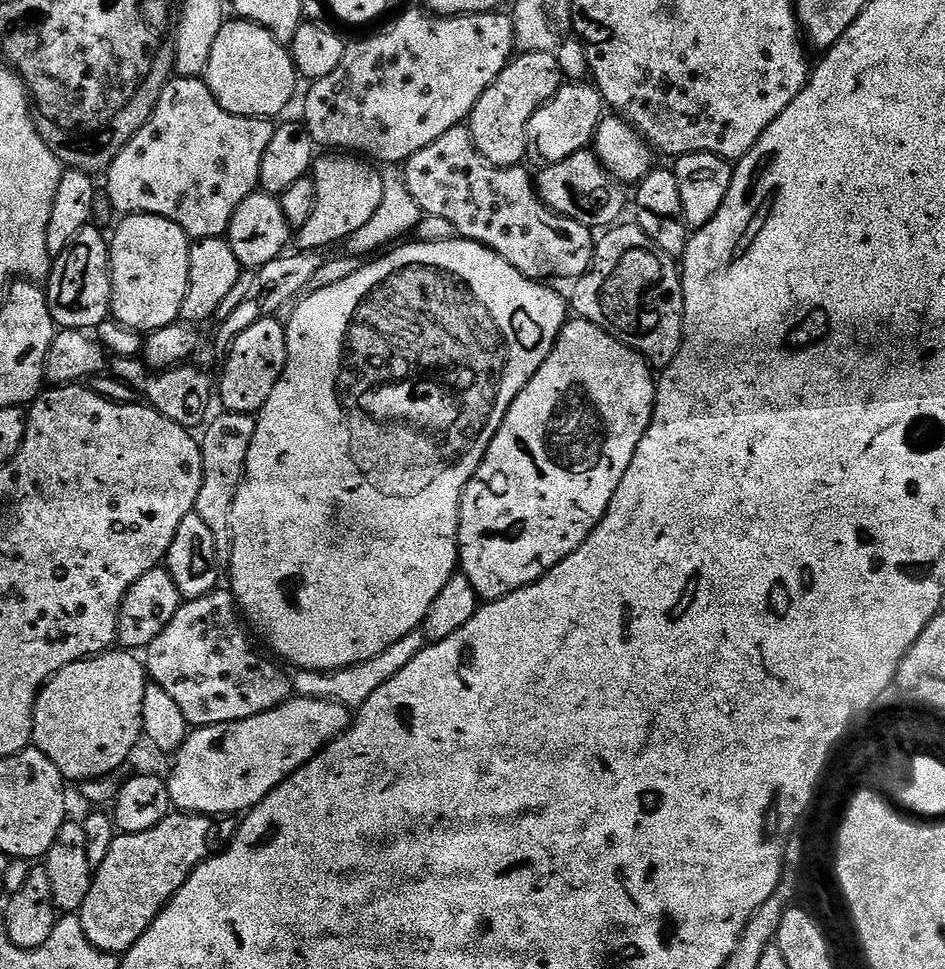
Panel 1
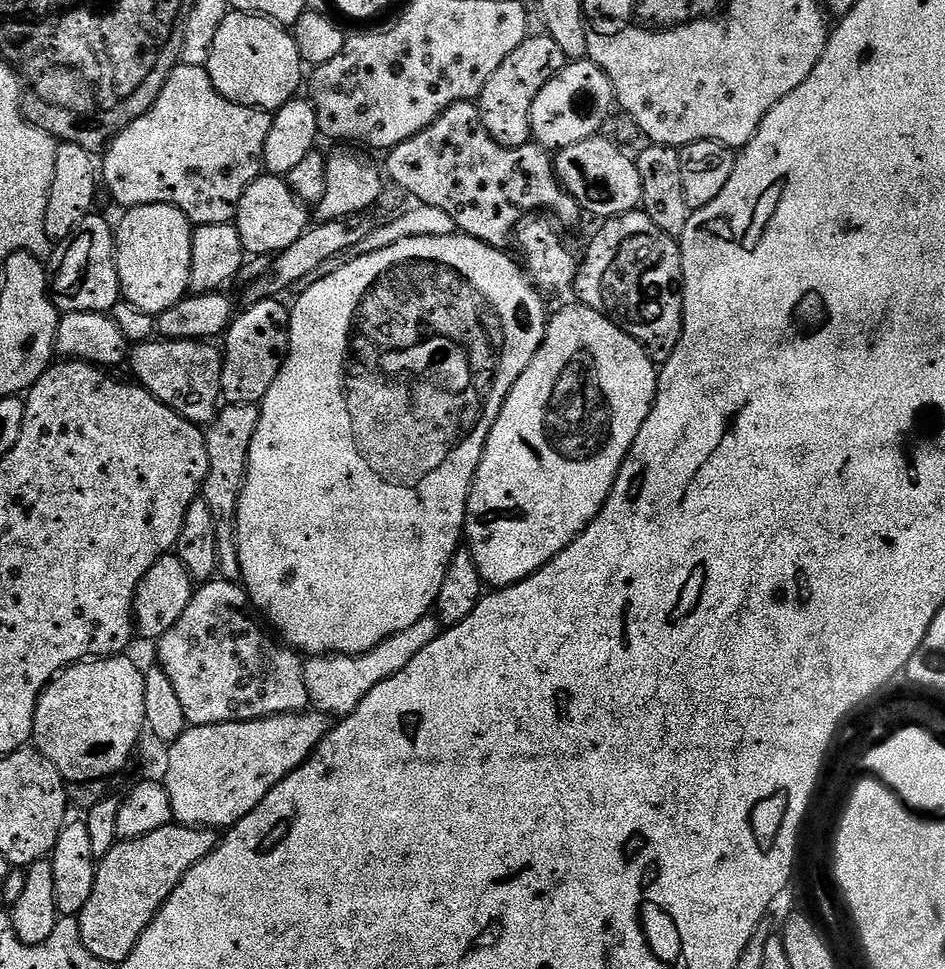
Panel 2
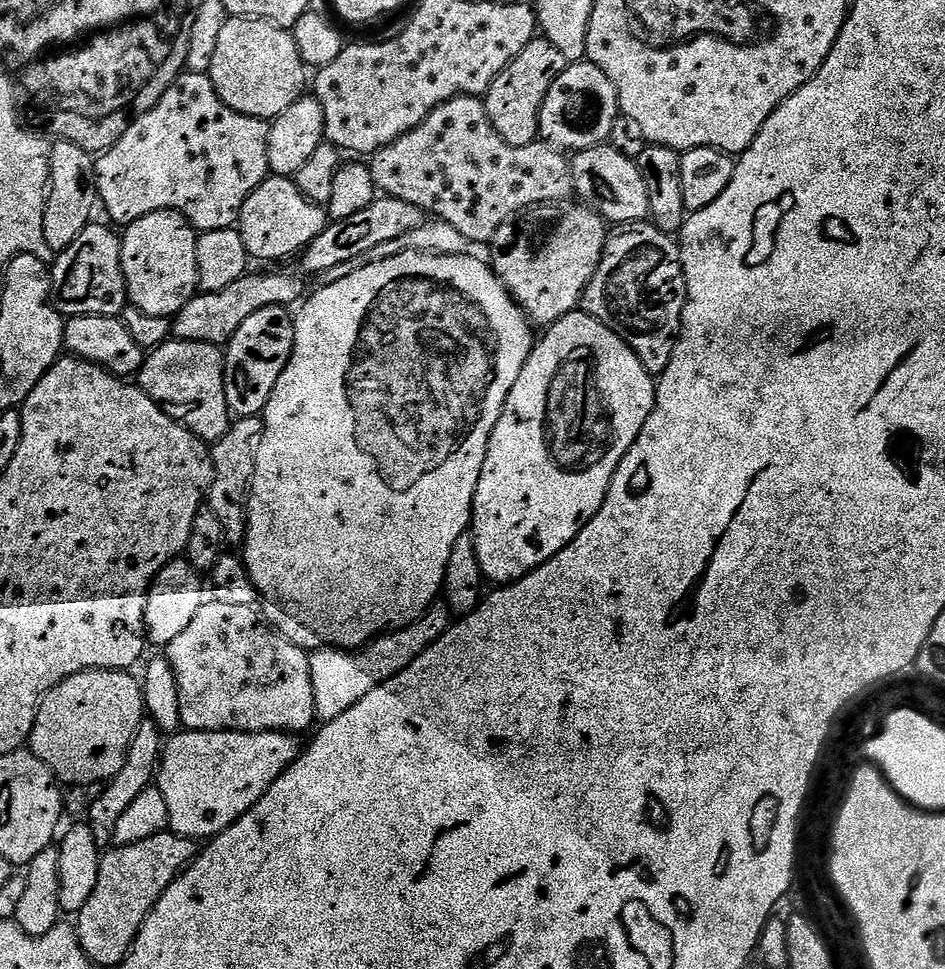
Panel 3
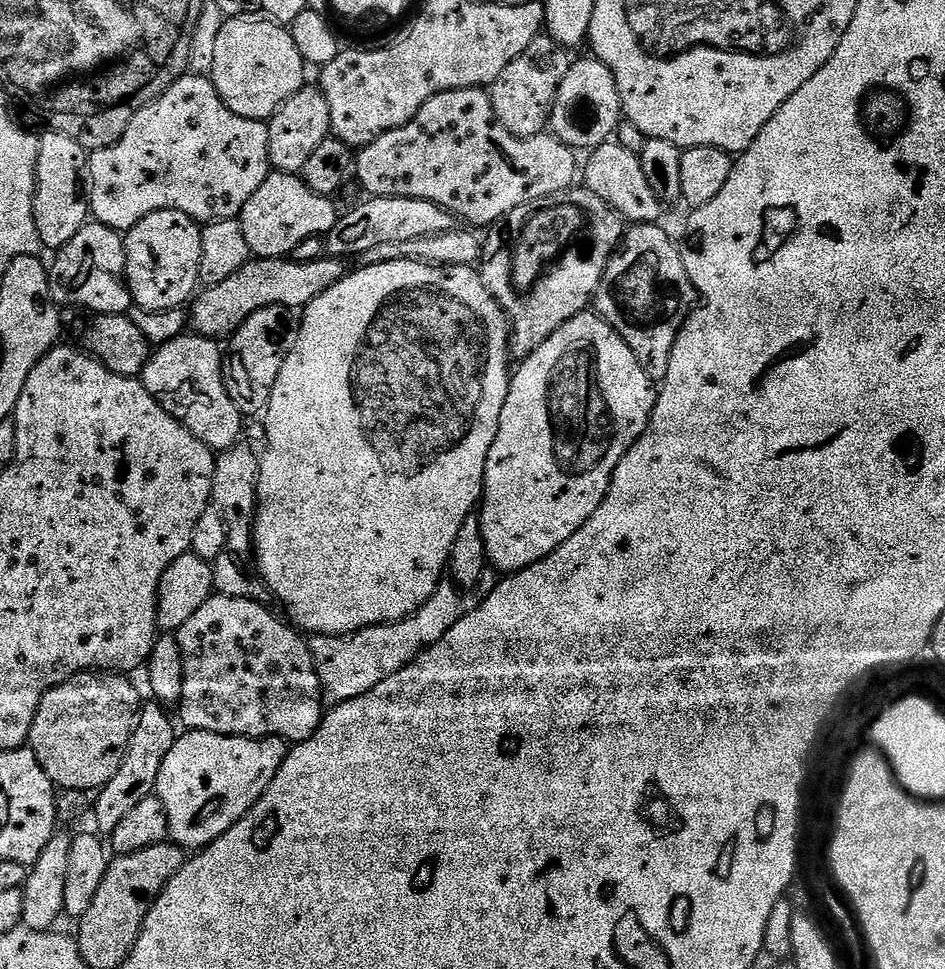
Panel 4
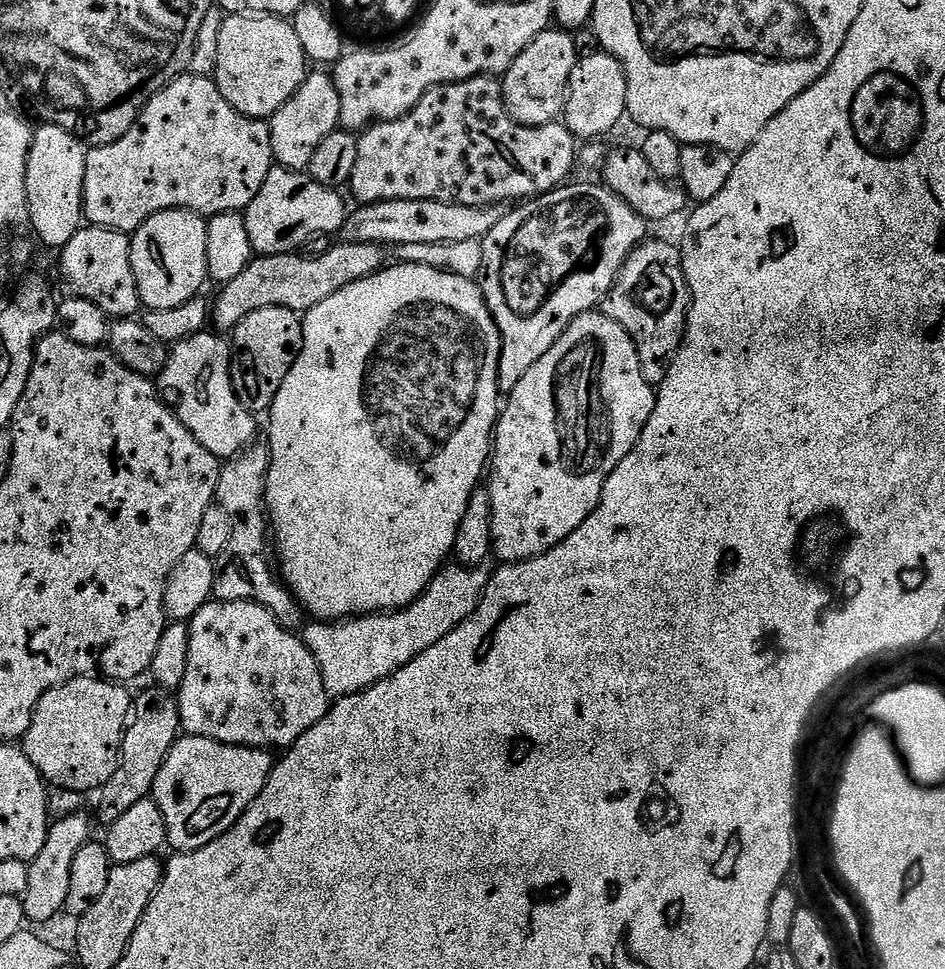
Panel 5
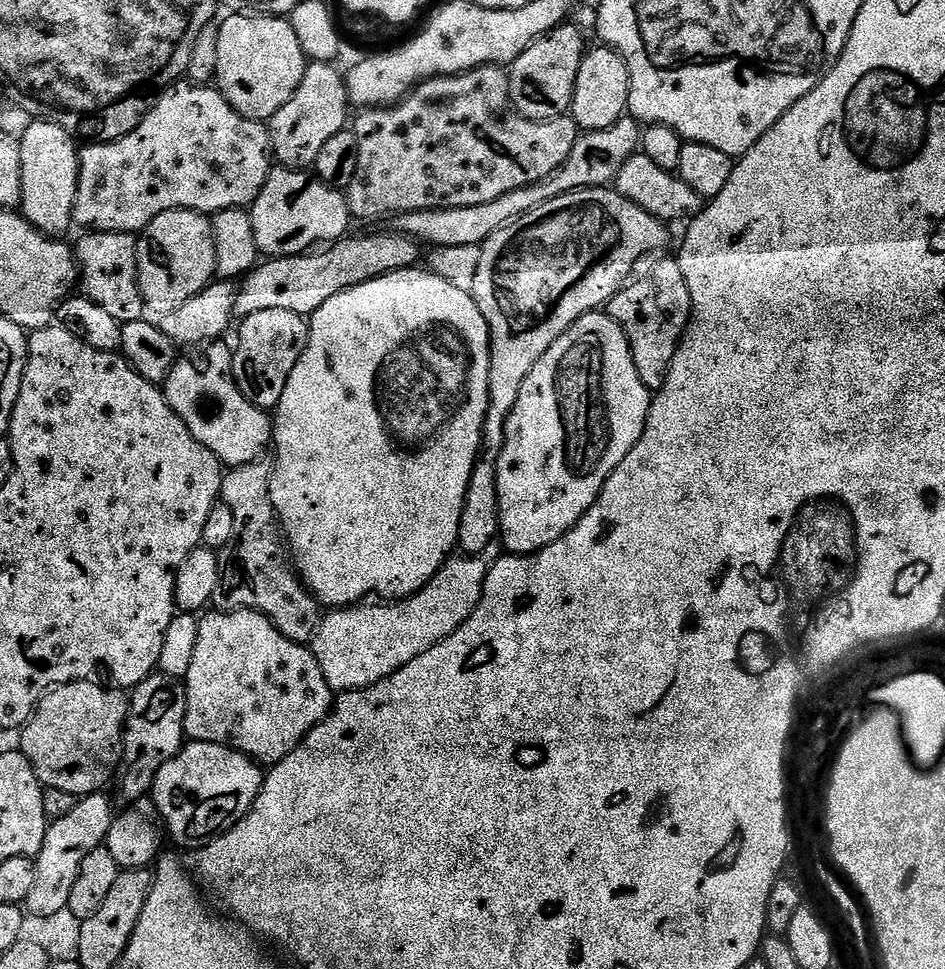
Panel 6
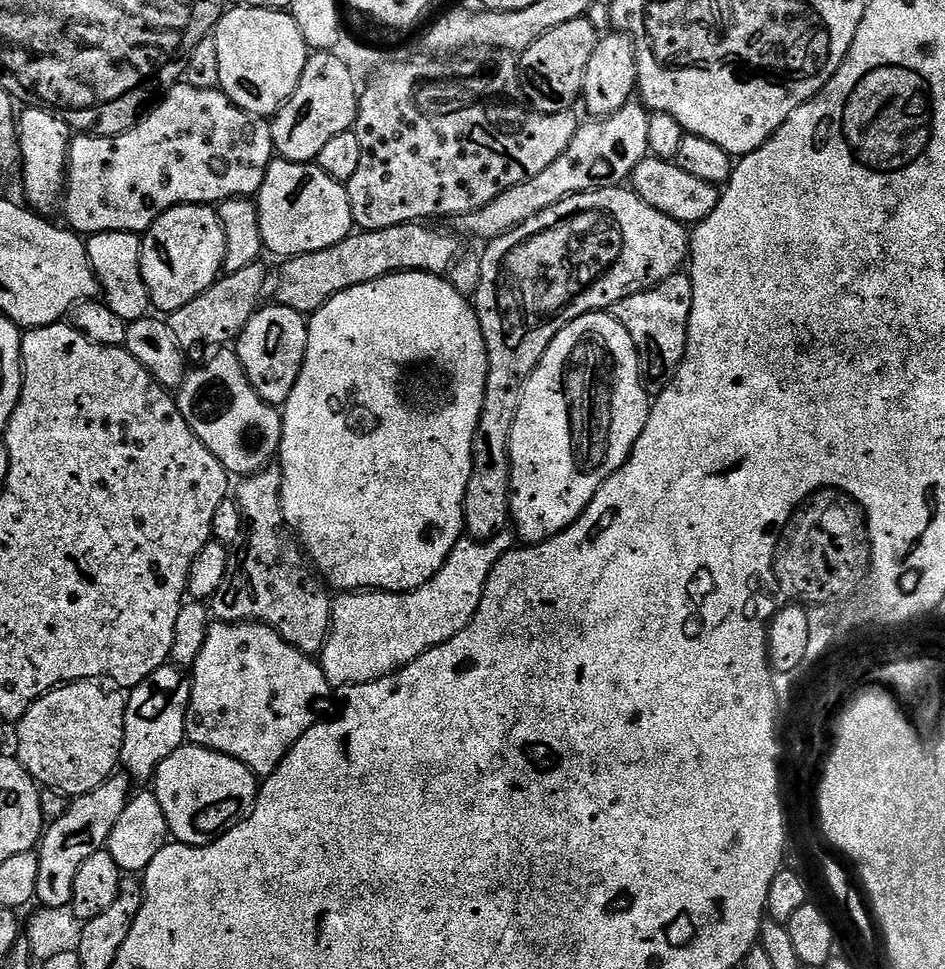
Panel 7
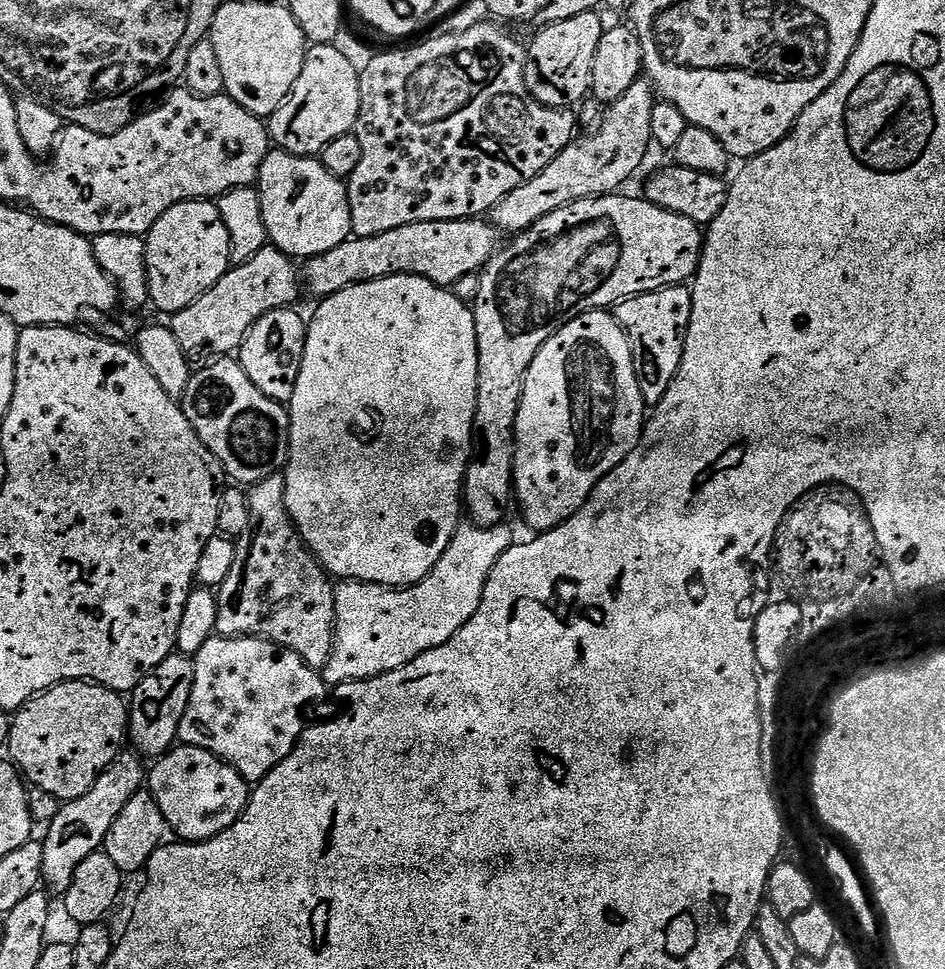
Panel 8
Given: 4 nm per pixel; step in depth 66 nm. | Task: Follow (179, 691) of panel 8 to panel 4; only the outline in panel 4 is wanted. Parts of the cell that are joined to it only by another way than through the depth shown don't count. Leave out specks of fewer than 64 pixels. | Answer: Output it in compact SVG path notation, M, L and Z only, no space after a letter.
M148 702L141 707L118 774L114 774L114 778L110 778L110 782L106 782L106 786L96 792L94 817L101 833L111 834L118 822L126 818L129 810L134 810L142 798L155 793L158 770L162 770L162 762L166 762L166 754L170 754L170 746L174 746L178 735L174 720L172 725L171 718L164 712L167 712L165 705L159 702Z

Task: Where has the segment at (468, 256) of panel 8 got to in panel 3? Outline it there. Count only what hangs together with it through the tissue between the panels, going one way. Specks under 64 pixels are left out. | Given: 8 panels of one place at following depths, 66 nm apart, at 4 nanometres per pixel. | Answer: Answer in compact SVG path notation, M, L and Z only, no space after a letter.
M260 272L257 276L252 275L246 274L230 282L226 290L200 292L193 296L190 302L186 302L186 306L182 306L180 312L171 317L172 336L178 340L197 340L224 346L232 339L238 326L242 326L242 322L250 318L250 314L258 314L258 310L266 306L295 305L305 295L304 284L296 276L287 276L284 272Z

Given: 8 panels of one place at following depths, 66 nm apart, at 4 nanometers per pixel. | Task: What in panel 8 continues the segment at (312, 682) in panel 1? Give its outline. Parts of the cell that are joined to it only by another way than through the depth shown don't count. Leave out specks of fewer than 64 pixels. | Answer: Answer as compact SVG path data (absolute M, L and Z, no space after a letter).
M462 522L456 527L450 546L446 546L446 554L438 558L438 566L422 582L411 584L409 588L383 588L377 584L363 584L357 580L341 580L334 587L334 610L336 611L336 637L328 665L322 670L325 684L349 684L359 680L378 678L382 674L390 674L390 670L398 670L414 658L426 654L426 650L442 646L474 618L482 602L482 590L486 590L486 582L490 578L490 570L494 570L494 562L514 543L512 532L507 523L496 528L483 528L471 522Z

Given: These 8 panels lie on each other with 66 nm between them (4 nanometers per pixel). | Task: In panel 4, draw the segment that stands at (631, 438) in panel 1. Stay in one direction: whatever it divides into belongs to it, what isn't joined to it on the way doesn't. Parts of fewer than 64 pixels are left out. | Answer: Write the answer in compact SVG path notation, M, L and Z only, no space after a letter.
M595 311L579 312L570 322L566 322L550 338L531 355L519 361L520 369L513 371L510 376L508 393L506 394L506 406L502 406L502 418L498 422L498 434L494 438L494 446L490 446L490 454L486 458L486 470L484 471L484 495L478 508L480 525L482 526L482 540L486 542L486 554L488 563L500 574L520 572L523 568L529 568L534 562L546 558L562 542L566 542L602 506L602 502L608 493L608 487L612 481L614 470L618 462L632 448L632 443L639 438L646 429L652 417L652 411L656 405L658 395L654 387L654 381L642 370L634 350L622 339L614 329Z

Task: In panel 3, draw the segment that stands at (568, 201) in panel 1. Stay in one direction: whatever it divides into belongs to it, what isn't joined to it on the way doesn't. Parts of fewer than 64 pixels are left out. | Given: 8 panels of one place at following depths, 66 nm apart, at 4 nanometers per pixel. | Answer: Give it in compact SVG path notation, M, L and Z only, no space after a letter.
M605 142L575 153L570 163L575 195L588 207L599 212L609 225L631 226L649 219L650 194L646 190L644 175L631 155L628 157L626 153L619 152L612 142Z

